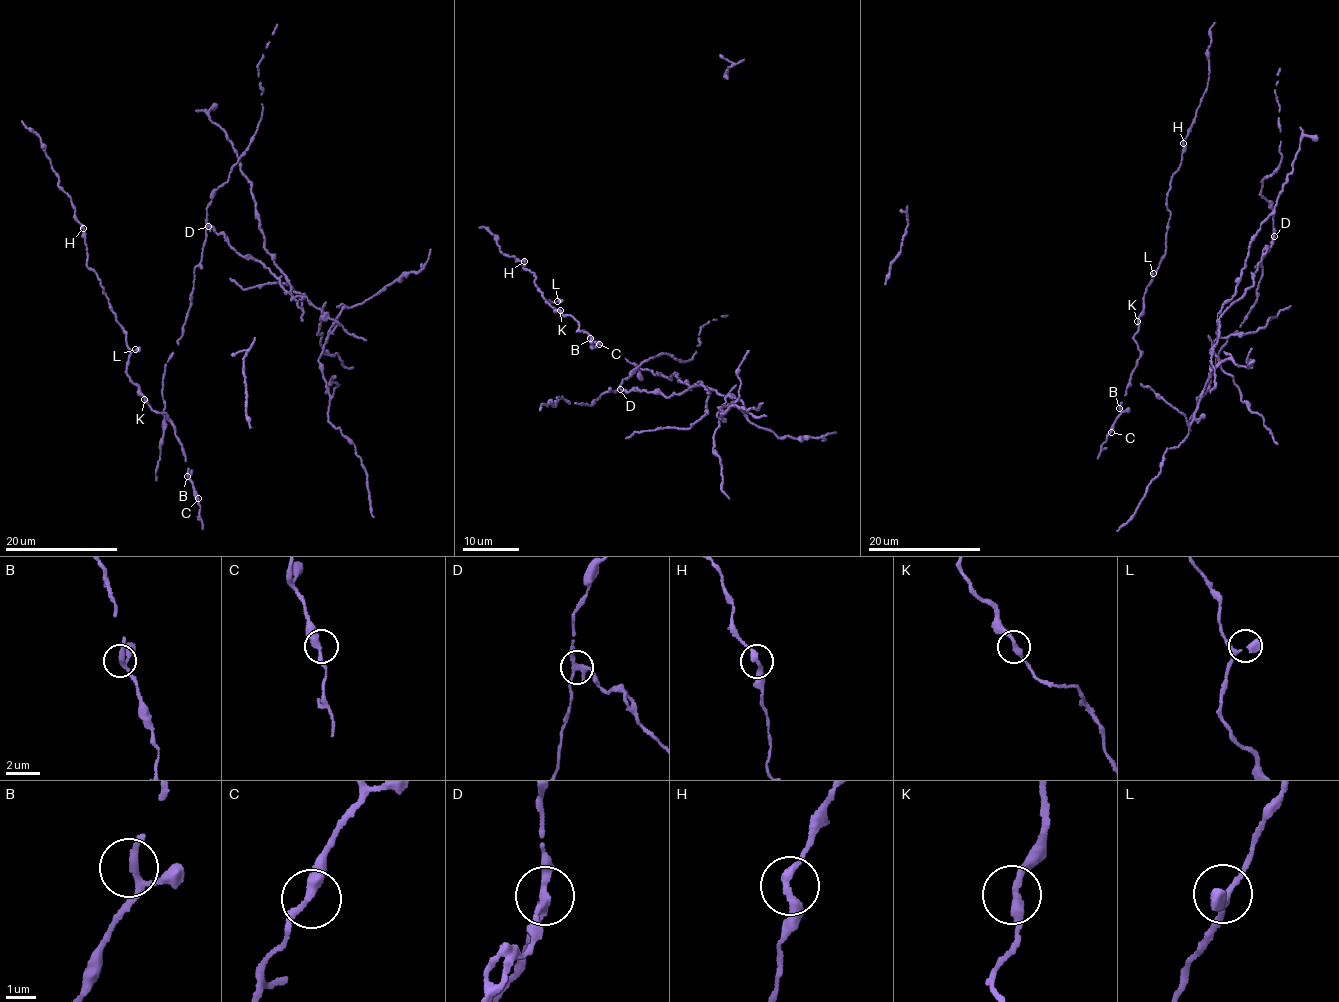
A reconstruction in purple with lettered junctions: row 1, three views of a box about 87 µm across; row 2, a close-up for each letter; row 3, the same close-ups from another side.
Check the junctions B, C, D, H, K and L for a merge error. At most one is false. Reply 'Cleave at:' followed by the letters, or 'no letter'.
Cleave at: D

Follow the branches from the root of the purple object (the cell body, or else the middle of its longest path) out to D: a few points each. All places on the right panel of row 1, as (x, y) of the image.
D: (1263, 256), (1273, 236)

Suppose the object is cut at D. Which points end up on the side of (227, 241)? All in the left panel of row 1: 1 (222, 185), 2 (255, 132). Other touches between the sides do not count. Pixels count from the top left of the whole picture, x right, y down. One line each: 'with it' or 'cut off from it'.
1: cut off from it
2: cut off from it

